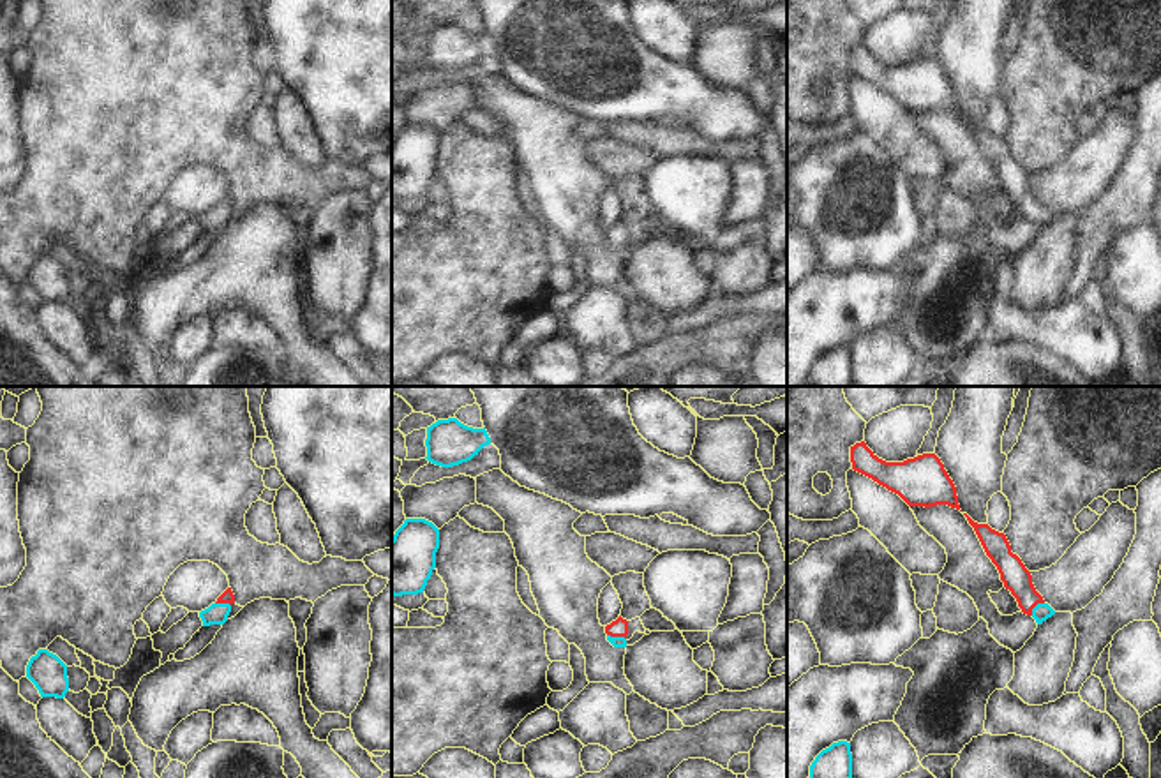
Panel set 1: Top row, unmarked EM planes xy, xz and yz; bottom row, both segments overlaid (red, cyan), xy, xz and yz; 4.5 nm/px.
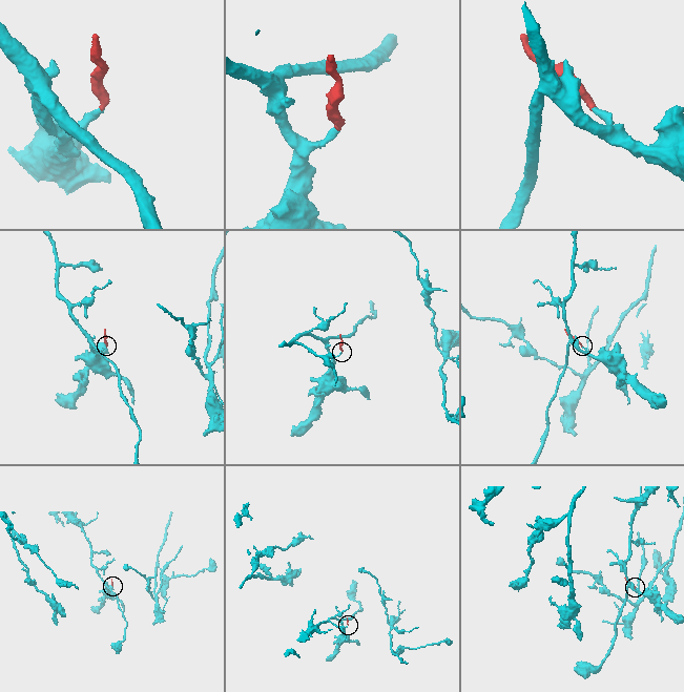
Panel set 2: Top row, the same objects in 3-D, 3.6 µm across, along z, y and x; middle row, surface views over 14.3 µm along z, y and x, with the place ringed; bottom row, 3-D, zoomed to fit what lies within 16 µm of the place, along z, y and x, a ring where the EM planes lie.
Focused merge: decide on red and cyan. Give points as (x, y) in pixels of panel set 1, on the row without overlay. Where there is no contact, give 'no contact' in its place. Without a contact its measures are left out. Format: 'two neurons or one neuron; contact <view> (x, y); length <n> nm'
one neuron; contact yz (1034, 210); length 90 nm

